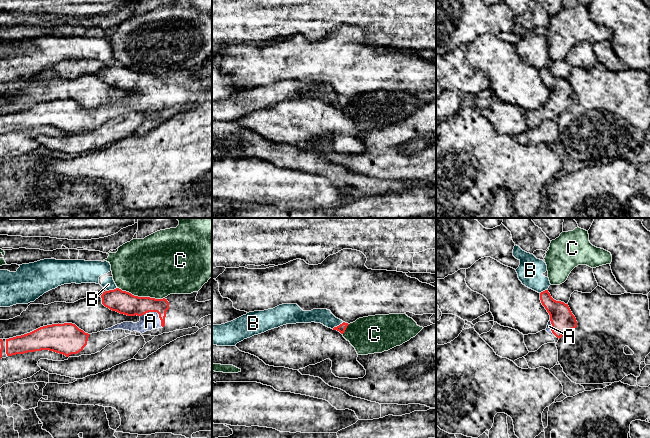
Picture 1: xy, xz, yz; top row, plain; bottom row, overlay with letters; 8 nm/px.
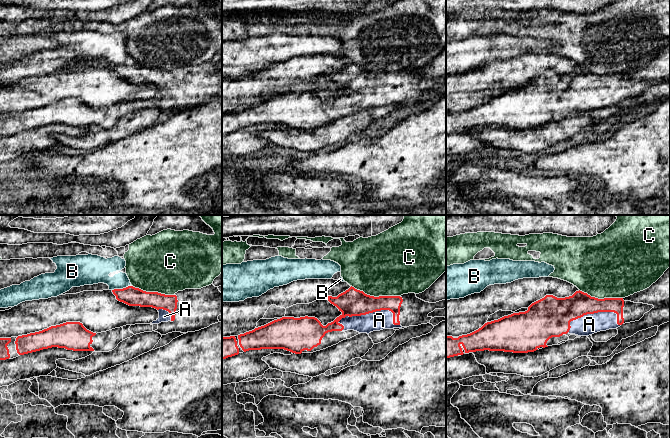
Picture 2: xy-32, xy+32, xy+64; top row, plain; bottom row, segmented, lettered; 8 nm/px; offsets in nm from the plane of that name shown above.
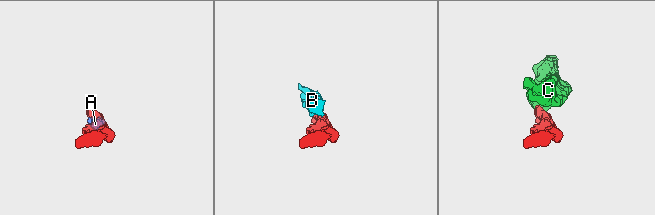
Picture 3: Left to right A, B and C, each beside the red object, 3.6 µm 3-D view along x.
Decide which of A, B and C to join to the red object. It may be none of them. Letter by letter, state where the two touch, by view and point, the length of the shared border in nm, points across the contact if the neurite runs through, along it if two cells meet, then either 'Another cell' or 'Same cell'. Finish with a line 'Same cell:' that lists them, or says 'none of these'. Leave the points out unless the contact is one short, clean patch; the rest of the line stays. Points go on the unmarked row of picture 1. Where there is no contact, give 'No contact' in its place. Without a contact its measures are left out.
A: Touches red at xy (156, 87). Shared border 200 nm. Same cell
B: Touches red at xz (337, 102). Shared border 110 nm. Boundary: xz (343, 98), (332, 104). Another cell
C: Touches red at xy (141, 73). Shared border 400 nm. Boundary: xy (117, 63), (138, 72), (164, 74). Another cell
Same cell: A

